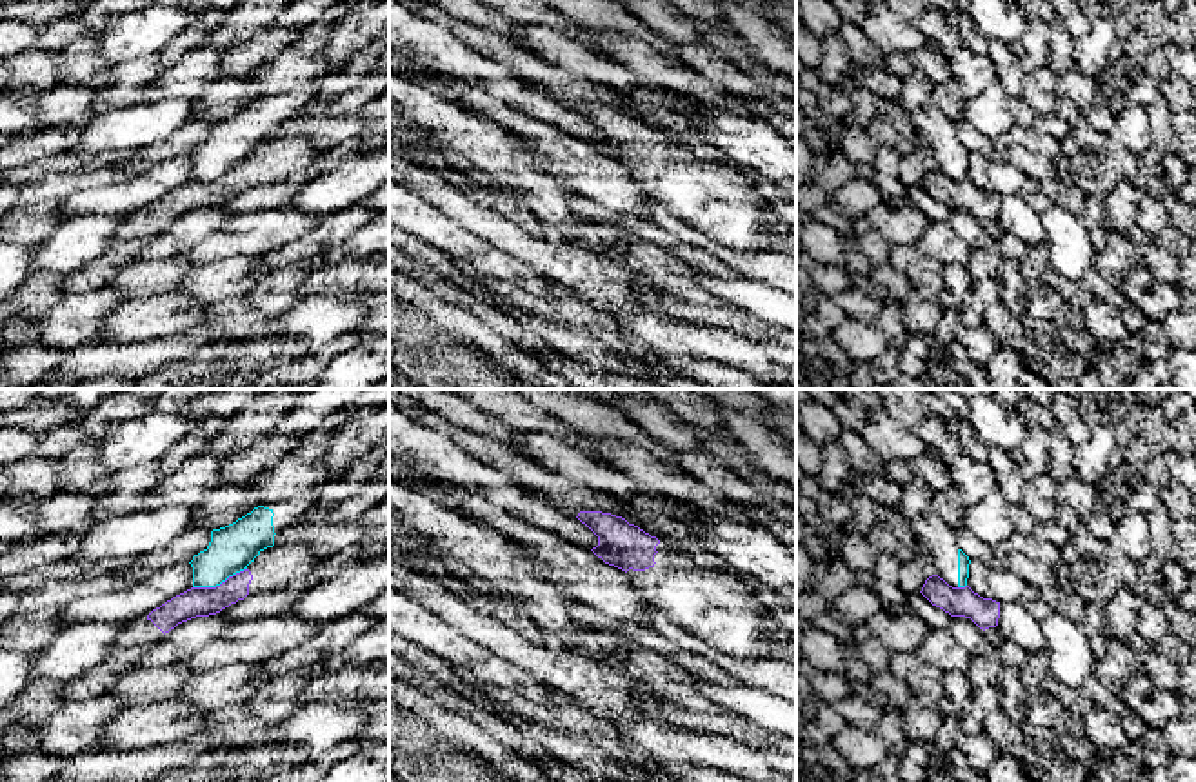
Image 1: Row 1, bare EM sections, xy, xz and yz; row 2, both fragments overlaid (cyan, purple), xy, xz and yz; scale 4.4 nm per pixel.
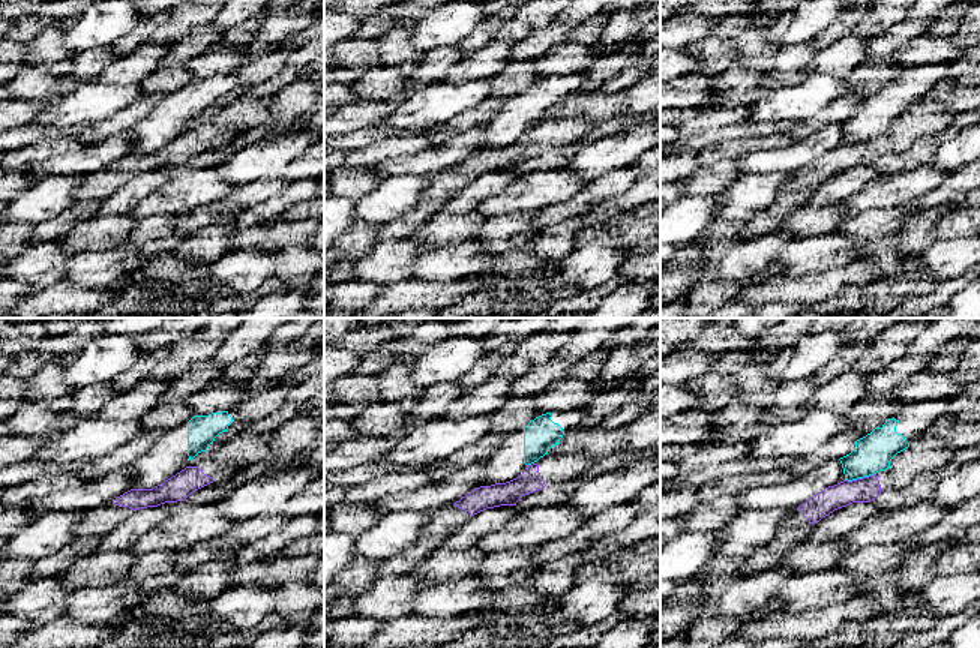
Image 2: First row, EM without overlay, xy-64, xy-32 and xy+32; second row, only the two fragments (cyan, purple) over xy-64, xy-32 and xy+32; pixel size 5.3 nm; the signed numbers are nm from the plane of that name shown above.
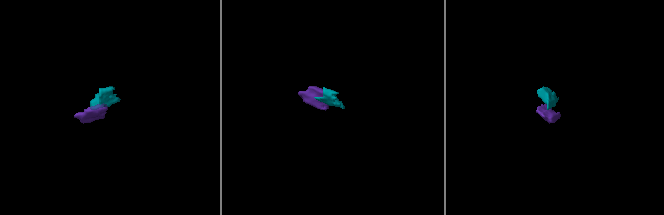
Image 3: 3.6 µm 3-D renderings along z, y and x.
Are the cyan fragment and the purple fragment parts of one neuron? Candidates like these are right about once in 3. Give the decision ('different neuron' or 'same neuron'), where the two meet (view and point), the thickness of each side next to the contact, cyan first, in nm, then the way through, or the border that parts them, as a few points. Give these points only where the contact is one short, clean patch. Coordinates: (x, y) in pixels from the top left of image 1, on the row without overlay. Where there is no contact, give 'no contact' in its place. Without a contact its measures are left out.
different neuron; meets cyan in xy at (219, 177); 200 nm thick on the cyan side, 130 nm on the other; border along xy (246, 160), (215, 179), (193, 180)

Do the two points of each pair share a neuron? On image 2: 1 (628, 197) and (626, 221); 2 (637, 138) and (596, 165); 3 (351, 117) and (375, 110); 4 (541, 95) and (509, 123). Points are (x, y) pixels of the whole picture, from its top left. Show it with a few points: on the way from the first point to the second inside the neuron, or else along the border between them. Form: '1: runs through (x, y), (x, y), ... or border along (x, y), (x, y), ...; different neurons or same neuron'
1: border along (626, 210), (614, 215), (605, 224), (595, 225); different neurons
2: runs through (626, 147), (607, 155); same neuron
3: runs through (357, 116), (369, 113); same neuron
4: runs through (533, 102), (517, 116); same neuron

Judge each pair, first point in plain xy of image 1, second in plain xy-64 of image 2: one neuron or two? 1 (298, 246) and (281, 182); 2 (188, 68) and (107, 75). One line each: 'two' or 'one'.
1: one
2: one

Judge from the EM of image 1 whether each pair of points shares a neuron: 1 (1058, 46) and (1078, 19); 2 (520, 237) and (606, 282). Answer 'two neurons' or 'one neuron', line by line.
1: two neurons
2: one neuron

